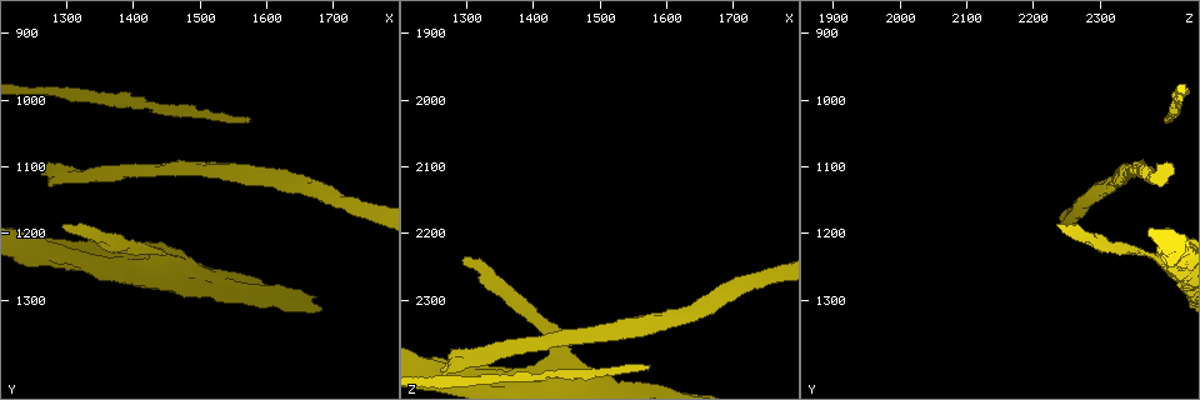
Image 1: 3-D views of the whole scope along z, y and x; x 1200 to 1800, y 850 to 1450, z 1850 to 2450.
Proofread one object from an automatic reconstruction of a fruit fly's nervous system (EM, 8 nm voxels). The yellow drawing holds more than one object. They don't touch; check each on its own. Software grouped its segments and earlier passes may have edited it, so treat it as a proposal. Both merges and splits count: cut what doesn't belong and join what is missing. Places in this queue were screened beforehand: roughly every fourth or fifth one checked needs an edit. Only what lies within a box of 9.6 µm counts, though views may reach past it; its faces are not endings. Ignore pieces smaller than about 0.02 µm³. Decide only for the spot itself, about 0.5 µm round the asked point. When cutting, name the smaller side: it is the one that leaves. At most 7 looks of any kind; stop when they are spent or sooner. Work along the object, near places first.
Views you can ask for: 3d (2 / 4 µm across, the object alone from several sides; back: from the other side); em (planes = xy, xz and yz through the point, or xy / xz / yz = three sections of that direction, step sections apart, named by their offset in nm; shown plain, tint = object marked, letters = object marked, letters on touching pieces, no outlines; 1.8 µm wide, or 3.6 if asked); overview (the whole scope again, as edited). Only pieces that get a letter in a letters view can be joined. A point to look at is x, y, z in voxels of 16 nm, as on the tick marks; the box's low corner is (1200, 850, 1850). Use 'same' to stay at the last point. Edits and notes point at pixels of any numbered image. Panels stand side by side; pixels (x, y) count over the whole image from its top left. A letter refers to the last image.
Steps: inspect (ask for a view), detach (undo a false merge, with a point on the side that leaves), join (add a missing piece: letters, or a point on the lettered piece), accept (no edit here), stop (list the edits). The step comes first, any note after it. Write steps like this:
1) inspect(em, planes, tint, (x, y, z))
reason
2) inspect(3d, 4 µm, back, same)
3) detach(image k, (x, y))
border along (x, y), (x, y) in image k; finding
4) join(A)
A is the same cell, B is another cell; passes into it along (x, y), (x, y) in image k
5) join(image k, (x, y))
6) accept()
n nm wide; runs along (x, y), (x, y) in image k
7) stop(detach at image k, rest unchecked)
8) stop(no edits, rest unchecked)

inspect(em, planes, plain, (1435, 1230, 2365))
thin neck

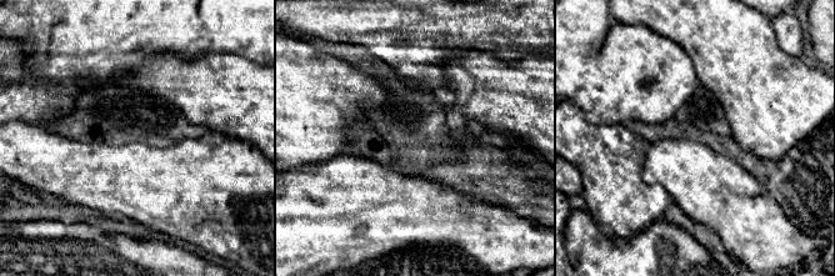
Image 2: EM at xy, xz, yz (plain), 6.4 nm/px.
inspect(em, planes, letters, same)

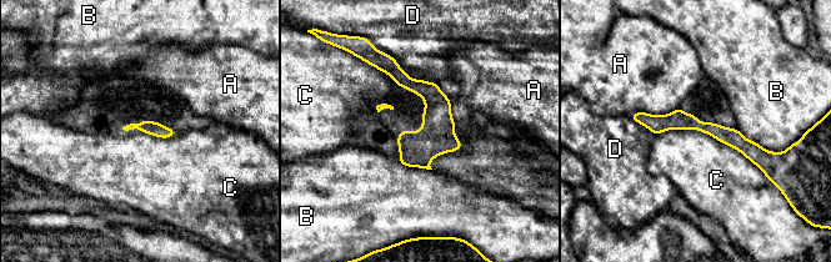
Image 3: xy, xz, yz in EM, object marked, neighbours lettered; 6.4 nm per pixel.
accept()
A, B, C and D are other cells; all the same neuron

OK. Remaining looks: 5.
inspect(em, planes, letters, (1575, 1030, 2400))

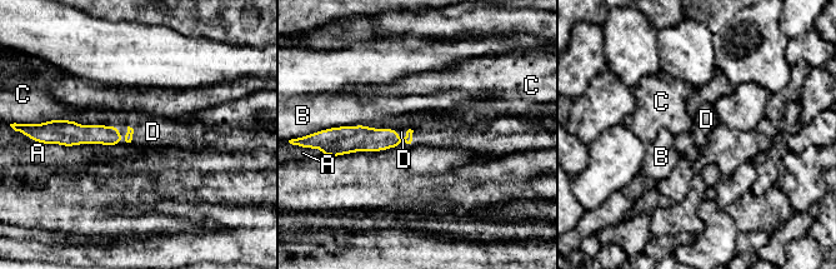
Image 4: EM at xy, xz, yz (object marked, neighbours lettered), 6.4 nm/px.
join(D)
D is the same cell, A, B and C are other cells; passes into it along (69, 133), (103, 125), (141, 123) in image 4; the neuron continues

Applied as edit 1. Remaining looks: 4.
inspect(3d, 4 µm, (1300, 1190, 2235))
free end

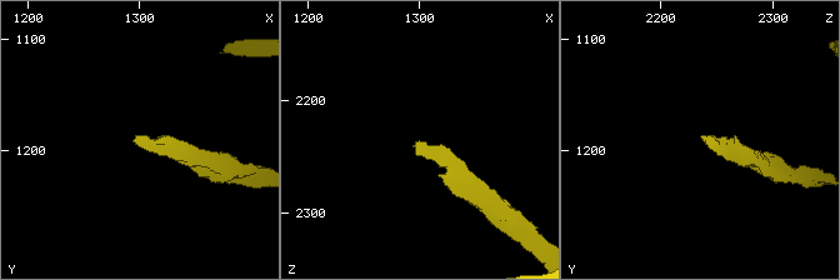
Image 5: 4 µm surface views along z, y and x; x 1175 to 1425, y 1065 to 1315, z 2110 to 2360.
inspect(em, planes, letters, (1298, 1186, 2236))
shape alone is not enough

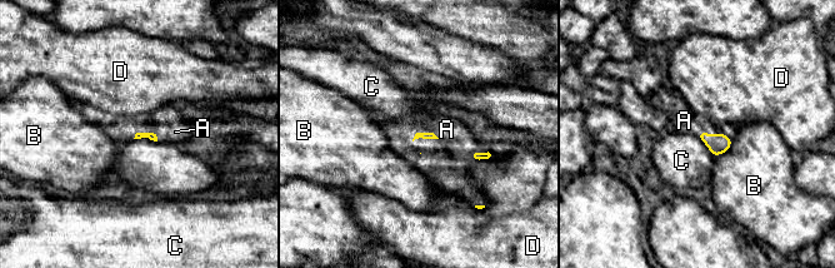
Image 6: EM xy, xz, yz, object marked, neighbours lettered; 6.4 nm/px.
join(A)
A is the same cell, B, C and D are other cells; passes into it along (148, 135), (146, 133), (175, 132) in image 6; the neuron continues

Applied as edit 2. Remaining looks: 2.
stop(join at image 4, join at image 6, rest unchecked)

